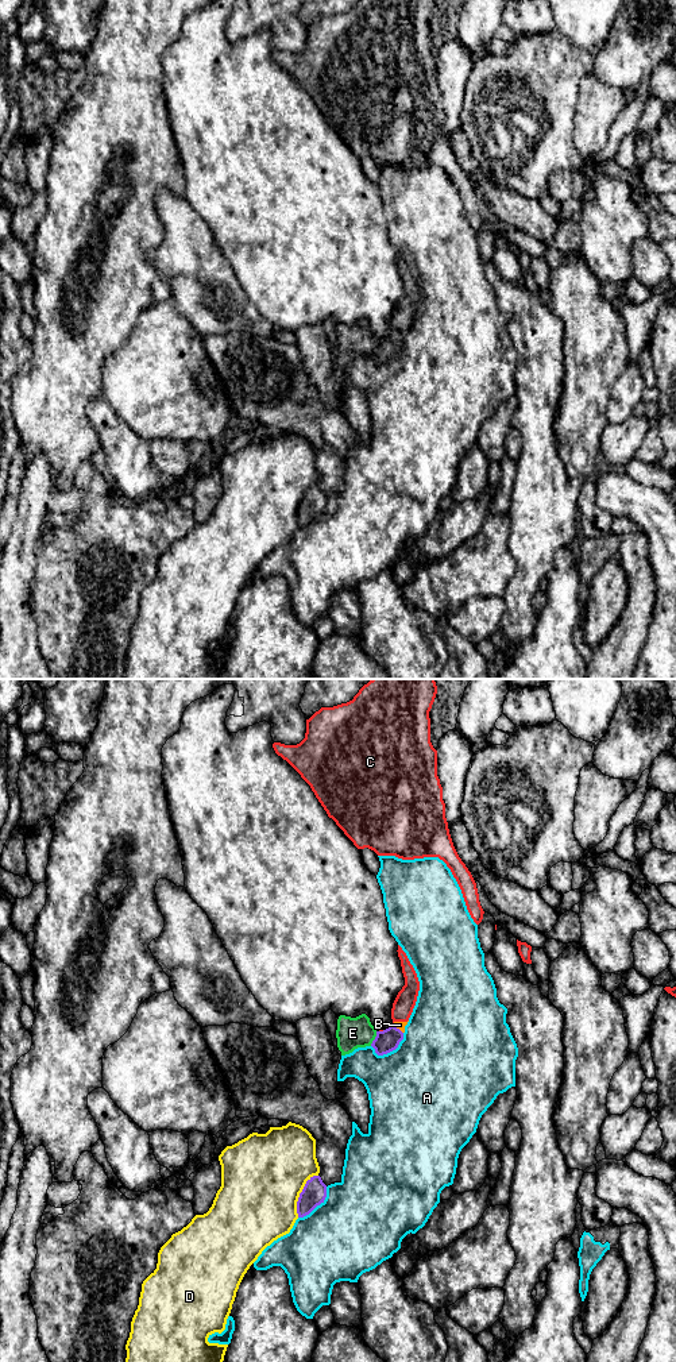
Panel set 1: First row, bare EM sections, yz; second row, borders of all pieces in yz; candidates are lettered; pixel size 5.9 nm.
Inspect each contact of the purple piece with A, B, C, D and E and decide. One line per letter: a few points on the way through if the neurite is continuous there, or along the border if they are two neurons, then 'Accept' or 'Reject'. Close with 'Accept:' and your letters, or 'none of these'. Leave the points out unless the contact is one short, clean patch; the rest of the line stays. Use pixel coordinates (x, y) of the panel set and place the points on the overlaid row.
A: Reject
B: Path across: yz (386, 1041), (398, 1029), (400, 1025). Accept
C: Boundary: yz (383, 1030), (379, 1031). Reject
D: Reject
E: Boundary: yz (377, 1031), (370, 1045). Reject
Accept: B

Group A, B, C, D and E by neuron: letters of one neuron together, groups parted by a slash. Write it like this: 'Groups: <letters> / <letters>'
Groups: A / B / C E / D

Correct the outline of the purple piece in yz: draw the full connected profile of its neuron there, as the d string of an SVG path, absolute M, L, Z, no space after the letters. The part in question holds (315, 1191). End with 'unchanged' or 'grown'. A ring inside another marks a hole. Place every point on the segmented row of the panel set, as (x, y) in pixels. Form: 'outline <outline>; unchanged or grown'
outline M320 1176L310 1177L297 1201L298 1218L309 1215L317 1205L324 1203L327 1197L327 1185Z; unchanged

